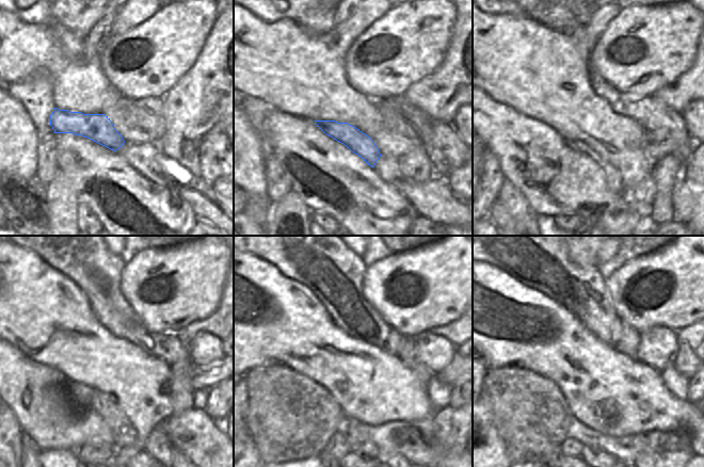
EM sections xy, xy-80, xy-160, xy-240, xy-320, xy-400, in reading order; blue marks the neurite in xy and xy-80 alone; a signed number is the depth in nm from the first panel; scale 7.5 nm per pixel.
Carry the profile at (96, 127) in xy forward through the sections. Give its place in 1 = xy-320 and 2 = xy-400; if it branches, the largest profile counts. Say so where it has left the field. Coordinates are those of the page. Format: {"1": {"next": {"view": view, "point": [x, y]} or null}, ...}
{"1": {"next": {"view": "xy-320", "point": [355, 433]}}, "2": {"next": {"view": "xy-400", "point": [589, 452]}}}

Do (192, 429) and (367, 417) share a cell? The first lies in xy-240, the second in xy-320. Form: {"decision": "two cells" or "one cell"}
{"decision": "two cells"}

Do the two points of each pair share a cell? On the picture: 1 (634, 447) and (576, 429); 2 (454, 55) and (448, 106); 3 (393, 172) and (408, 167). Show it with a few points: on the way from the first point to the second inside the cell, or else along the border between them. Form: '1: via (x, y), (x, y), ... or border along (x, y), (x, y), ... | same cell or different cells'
1: via (620, 447), (590, 438) | same cell
2: via (454, 68), (454, 81), (445, 93) | same cell
3: border along (399, 159), (399, 168), (408, 177), (421, 181) | different cells

